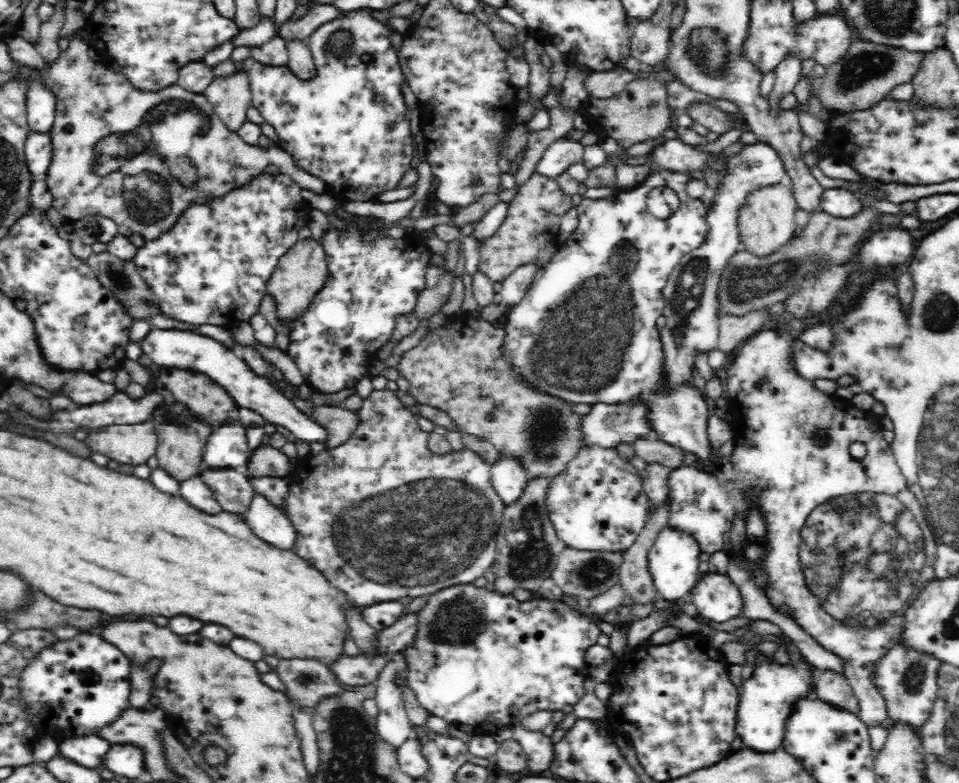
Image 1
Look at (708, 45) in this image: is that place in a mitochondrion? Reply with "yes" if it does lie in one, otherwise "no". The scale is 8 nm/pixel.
yes

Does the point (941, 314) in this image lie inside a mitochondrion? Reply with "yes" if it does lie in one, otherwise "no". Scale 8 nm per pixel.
yes

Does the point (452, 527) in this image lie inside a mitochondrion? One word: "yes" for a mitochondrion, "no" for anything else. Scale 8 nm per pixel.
yes

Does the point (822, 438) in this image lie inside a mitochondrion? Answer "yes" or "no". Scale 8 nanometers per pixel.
no

